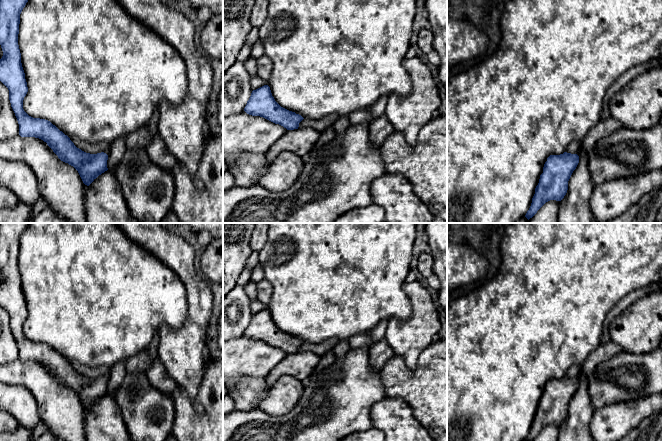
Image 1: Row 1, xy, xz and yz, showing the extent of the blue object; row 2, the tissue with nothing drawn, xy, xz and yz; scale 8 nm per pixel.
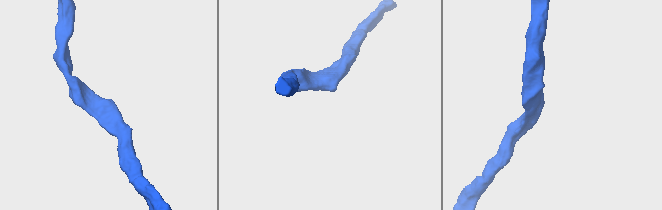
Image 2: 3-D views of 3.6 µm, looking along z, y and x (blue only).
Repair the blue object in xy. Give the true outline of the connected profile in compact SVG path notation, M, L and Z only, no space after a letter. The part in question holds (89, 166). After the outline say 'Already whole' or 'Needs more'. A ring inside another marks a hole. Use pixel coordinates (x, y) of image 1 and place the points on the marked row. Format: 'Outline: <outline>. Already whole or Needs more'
Outline: M0 0L0 45L3 56L0 59L0 81L9 90L9 100L19 124L21 137L35 137L43 140L58 156L58 158L73 166L79 173L83 183L89 186L99 175L108 170L108 155L104 152L90 154L77 148L70 138L60 131L50 121L29 116L23 109L23 100L28 92L25 73L21 63L21 53L18 45L20 14L28 0Z. Already whole

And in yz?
Outline: M609 117L599 120L588 134L580 141L580 149L576 154L564 152L560 155L550 155L543 167L539 183L535 188L532 203L525 217L529 220L548 201L561 201L567 193L568 181L579 163L581 151L590 151L596 142L615 131L624 128L616 119Z. Needs more

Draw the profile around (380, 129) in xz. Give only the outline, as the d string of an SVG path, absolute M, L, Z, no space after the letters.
M384 114L368 125L371 147L380 148L382 143L395 131L393 125Z

